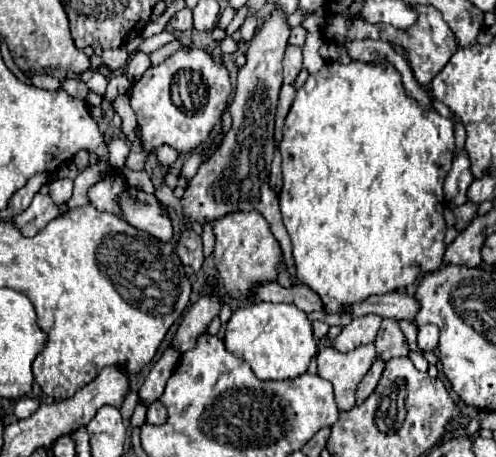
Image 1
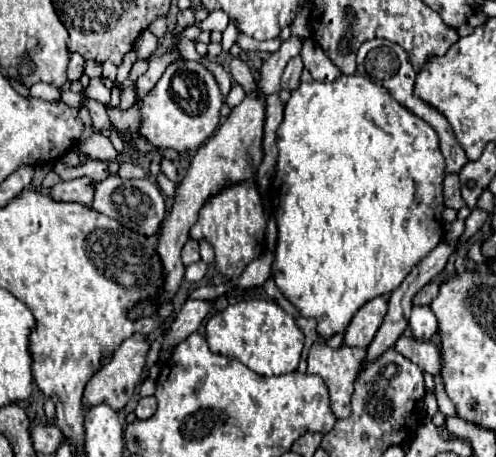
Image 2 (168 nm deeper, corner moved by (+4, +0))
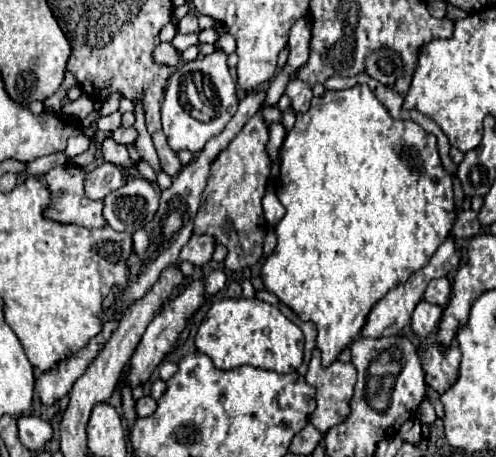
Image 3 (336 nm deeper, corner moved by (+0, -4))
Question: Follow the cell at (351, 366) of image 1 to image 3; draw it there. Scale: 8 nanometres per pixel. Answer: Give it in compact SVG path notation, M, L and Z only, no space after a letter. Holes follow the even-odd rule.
M315 348L313 350L313 358L309 362L309 370L305 374L307 384L311 384L315 388L315 402L317 408L315 412L309 416L309 422L319 430L319 432L327 432L331 426L341 424L347 416L349 416L349 400L353 396L353 386L355 386L355 366L351 362L343 364L343 362L333 362L329 368L321 366L321 352Z

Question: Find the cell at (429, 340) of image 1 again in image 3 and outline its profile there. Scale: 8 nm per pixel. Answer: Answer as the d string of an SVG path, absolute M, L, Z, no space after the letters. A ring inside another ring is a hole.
M421 300L421 302L415 306L413 316L411 316L411 328L413 328L413 332L415 332L419 338L427 338L429 334L433 334L433 332L437 330L441 312L443 312L441 306Z

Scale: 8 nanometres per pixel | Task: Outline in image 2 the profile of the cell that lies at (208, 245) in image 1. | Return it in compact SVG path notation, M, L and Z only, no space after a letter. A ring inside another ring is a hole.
M199 260L199 262L195 262L195 264L191 264L191 266L187 268L185 280L189 280L189 282L199 282L199 280L205 276L205 272L207 272L207 264L205 264L203 260Z

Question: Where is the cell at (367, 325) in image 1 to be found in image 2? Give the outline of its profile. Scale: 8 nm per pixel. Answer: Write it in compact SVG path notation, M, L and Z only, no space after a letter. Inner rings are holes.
M385 296L373 298L371 302L367 302L351 320L351 324L347 326L345 332L345 346L363 346L367 348L377 332L377 328L381 326L383 318L387 314L387 306L385 306Z

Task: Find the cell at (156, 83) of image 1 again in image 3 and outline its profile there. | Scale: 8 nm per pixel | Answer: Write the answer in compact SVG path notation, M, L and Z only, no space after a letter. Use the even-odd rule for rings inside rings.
M213 52L203 60L193 60L177 66L169 78L165 102L161 108L163 132L169 146L175 152L191 150L199 154L203 146L213 136L217 136L237 112L237 102L237 86L229 74L225 52Z

